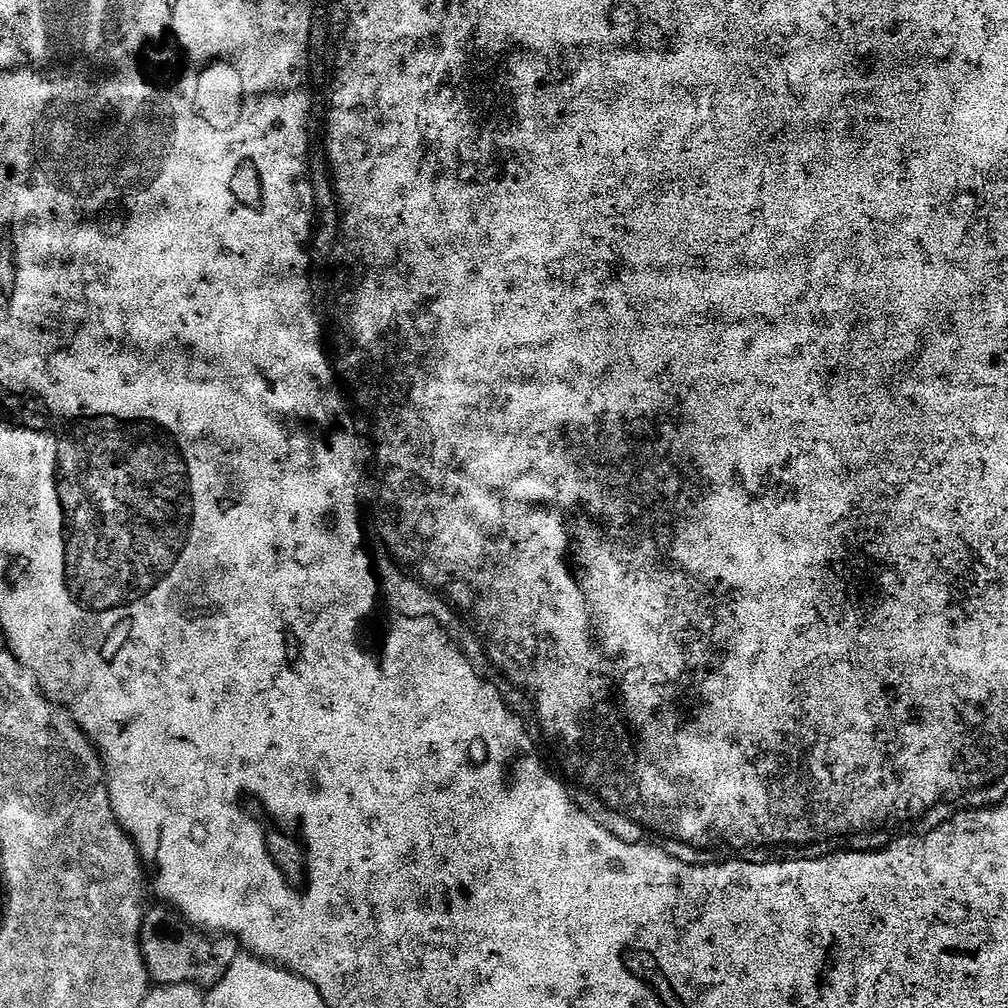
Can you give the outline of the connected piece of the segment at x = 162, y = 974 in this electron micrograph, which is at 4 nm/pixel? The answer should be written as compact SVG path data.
M164 906L156 907L160 908L149 907L145 911L140 927L140 949L144 955L144 965L148 967L149 981L156 986L211 986L219 982L226 974L230 962L234 962L234 958L241 955L240 943L223 934L209 938L175 911Z

